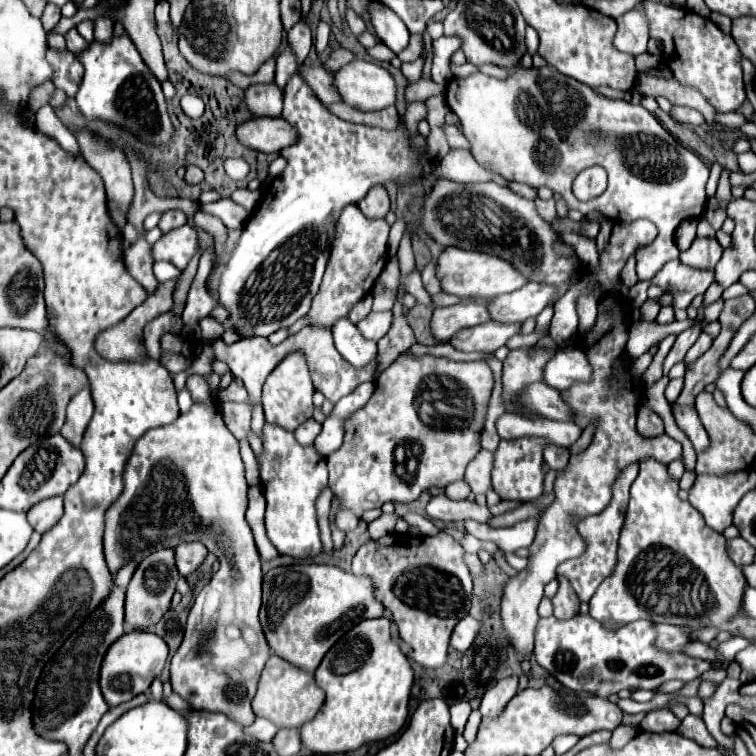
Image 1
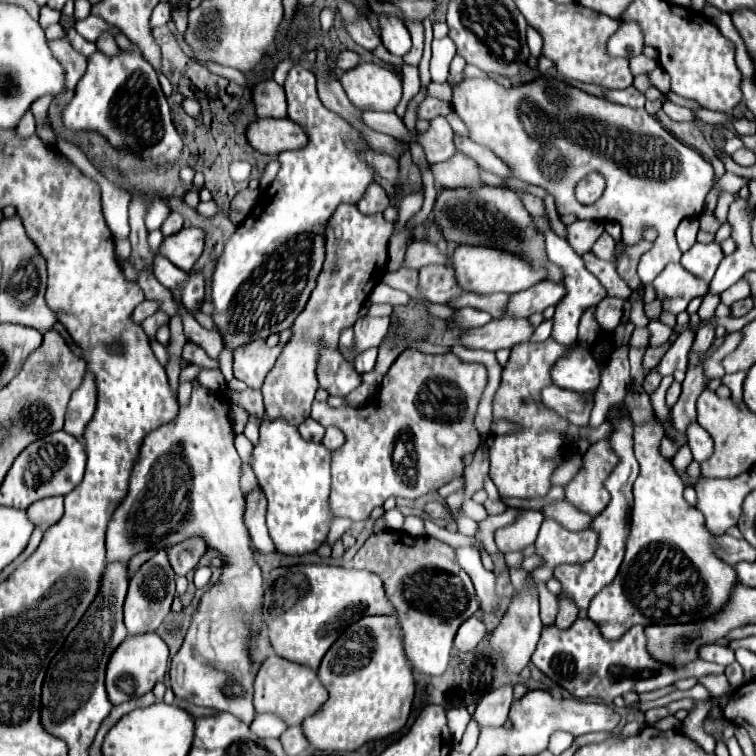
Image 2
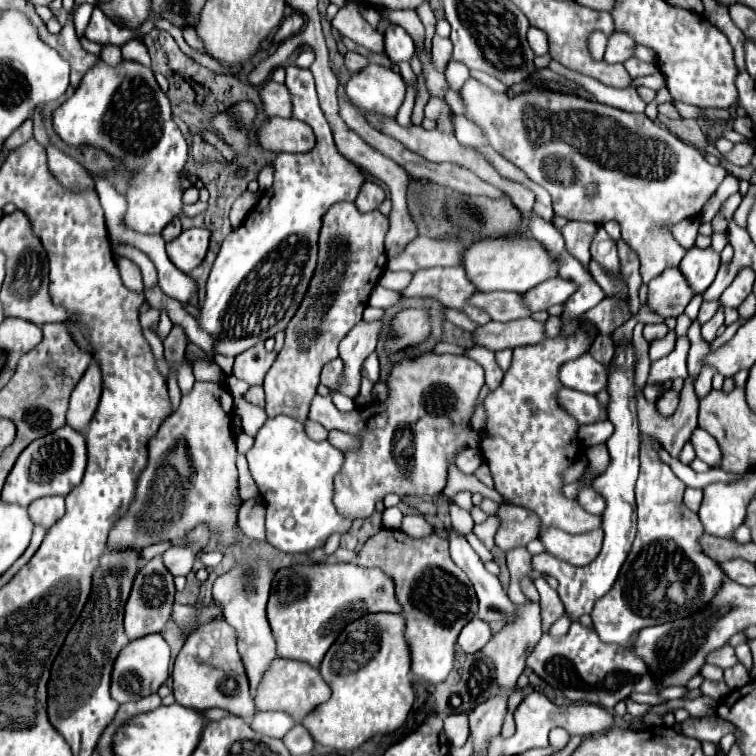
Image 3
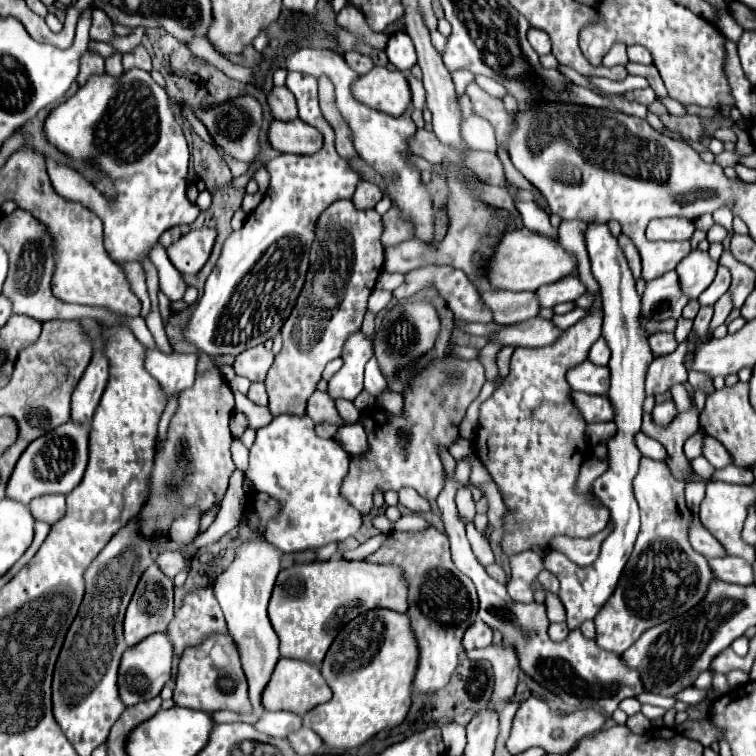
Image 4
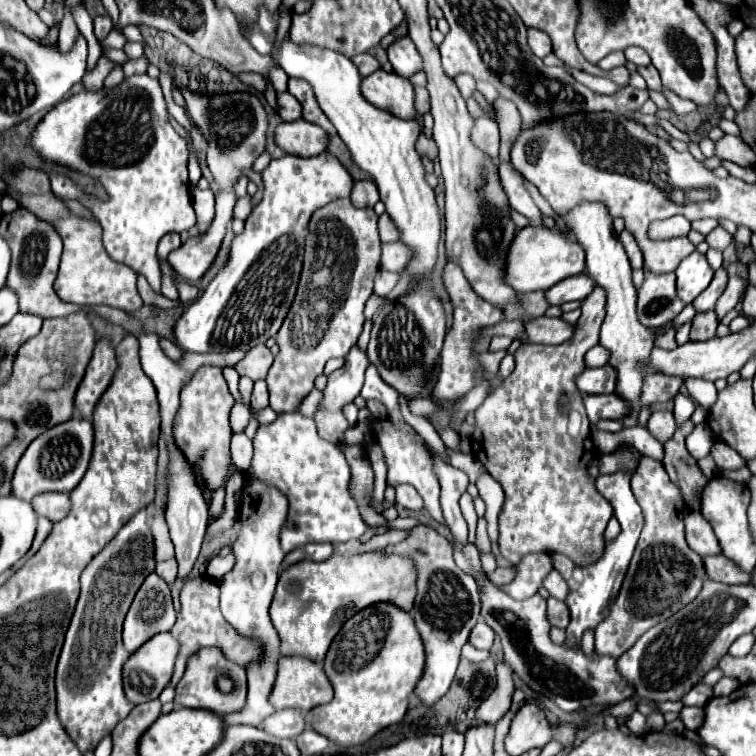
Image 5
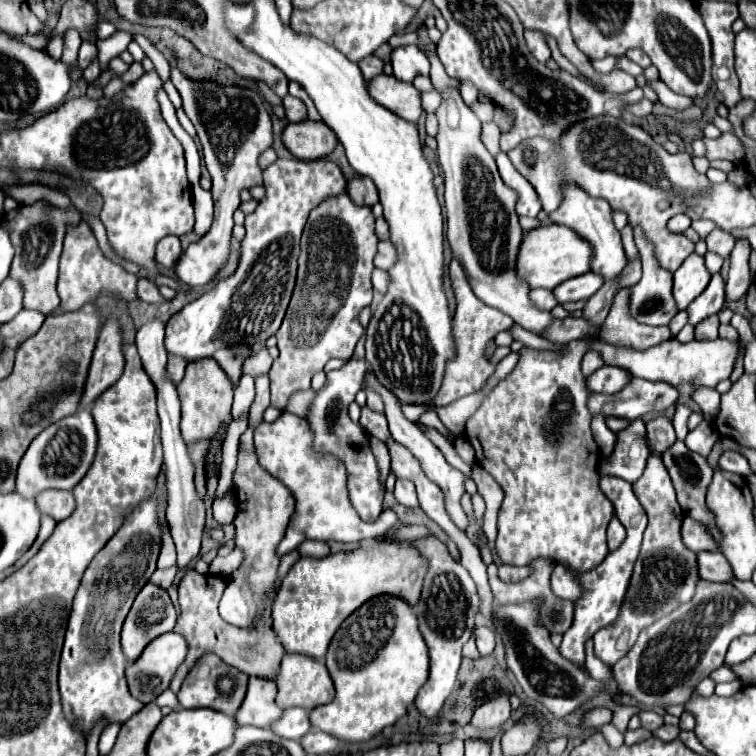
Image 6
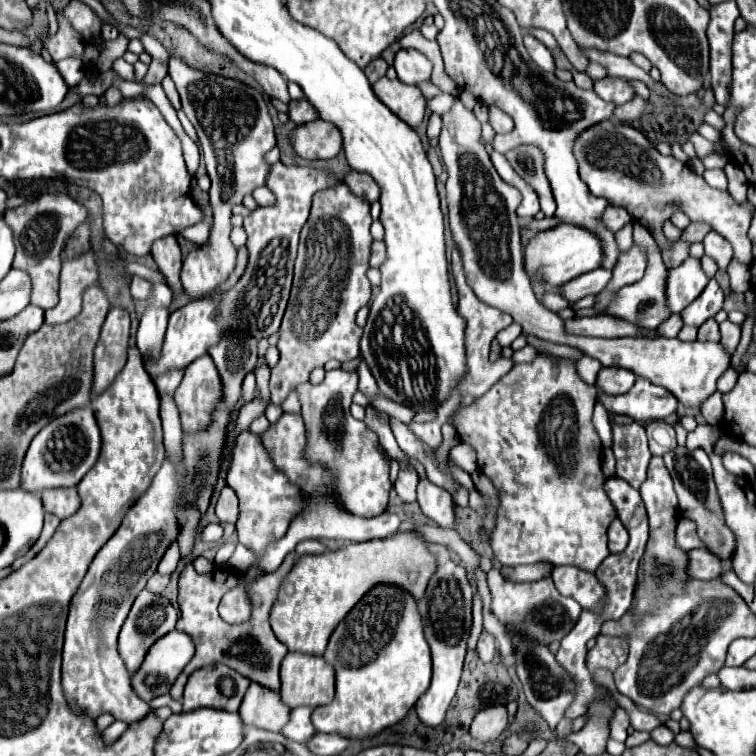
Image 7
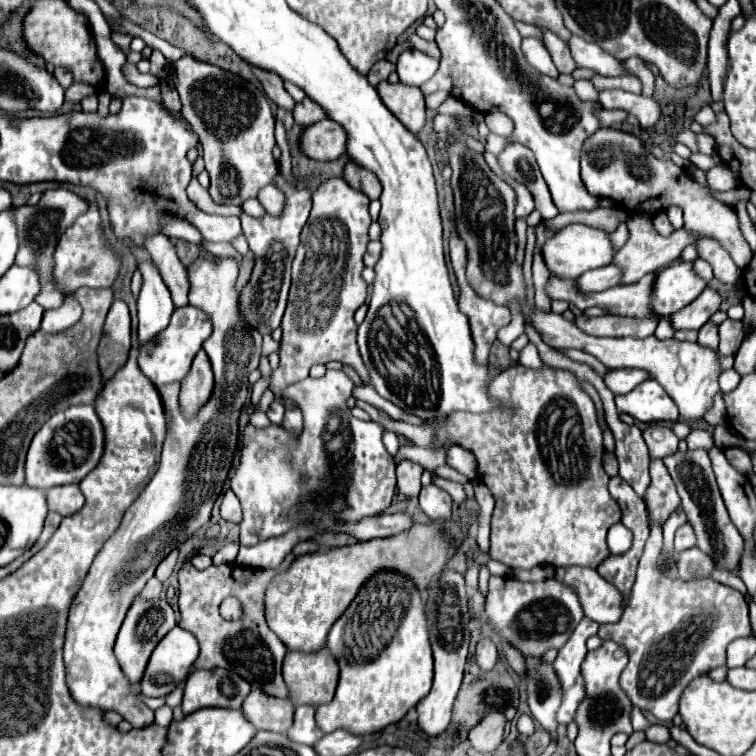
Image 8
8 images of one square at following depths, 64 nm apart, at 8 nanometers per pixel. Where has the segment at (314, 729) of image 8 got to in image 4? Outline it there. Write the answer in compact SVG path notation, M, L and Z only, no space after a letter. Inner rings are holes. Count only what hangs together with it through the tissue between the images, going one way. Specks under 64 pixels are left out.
M264 712L264 716L256 722L256 730L274 736L274 738L288 738L288 734L302 728L302 718L294 712Z

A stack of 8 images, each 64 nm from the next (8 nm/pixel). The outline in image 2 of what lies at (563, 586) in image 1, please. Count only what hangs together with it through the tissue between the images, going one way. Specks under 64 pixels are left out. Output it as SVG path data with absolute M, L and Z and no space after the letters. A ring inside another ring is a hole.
M560 594L558 598L560 598L560 612L558 612L558 618L556 618L556 628L566 630L566 628L570 628L572 622L578 618L578 608L574 606L572 600L564 598L562 594Z

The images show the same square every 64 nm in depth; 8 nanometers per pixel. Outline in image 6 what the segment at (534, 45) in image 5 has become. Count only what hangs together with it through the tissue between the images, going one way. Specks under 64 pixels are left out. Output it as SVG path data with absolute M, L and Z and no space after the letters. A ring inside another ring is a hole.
M526 30L524 32L524 38L526 38L526 44L528 44L528 50L532 52L532 56L540 62L540 64L546 64L550 60L550 48L544 40L544 36L536 30Z

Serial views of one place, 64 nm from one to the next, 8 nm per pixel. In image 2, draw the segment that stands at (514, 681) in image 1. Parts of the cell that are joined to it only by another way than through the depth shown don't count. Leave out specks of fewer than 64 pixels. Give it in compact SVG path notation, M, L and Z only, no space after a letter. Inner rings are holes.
M502 686L490 694L486 694L476 710L474 710L474 720L478 722L480 728L500 728L510 712L512 704L512 686Z

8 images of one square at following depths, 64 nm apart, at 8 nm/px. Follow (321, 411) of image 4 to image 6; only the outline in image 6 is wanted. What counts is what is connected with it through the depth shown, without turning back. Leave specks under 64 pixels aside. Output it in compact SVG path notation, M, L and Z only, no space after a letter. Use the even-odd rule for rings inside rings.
M304 390L304 392L294 392L286 404L286 412L292 412L296 416L306 416L308 404L312 402L312 392L314 390Z

